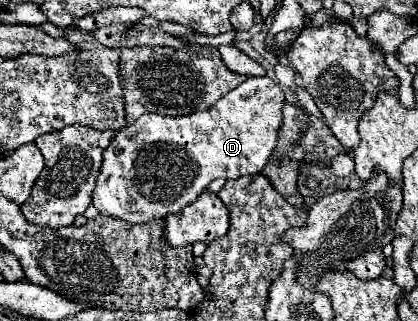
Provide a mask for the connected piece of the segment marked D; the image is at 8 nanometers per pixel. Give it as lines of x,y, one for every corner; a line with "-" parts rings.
262,76
246,78
238,88
230,90
204,112
194,112
180,118
160,114
140,116
134,124
124,126
112,144
104,150
104,162
92,192
92,204
104,216
142,224
180,212
184,206
194,202
198,194
206,190
206,186
216,178
230,180
246,174
258,174
276,148
276,140
282,128
282,108
284,92
280,84
268,76

